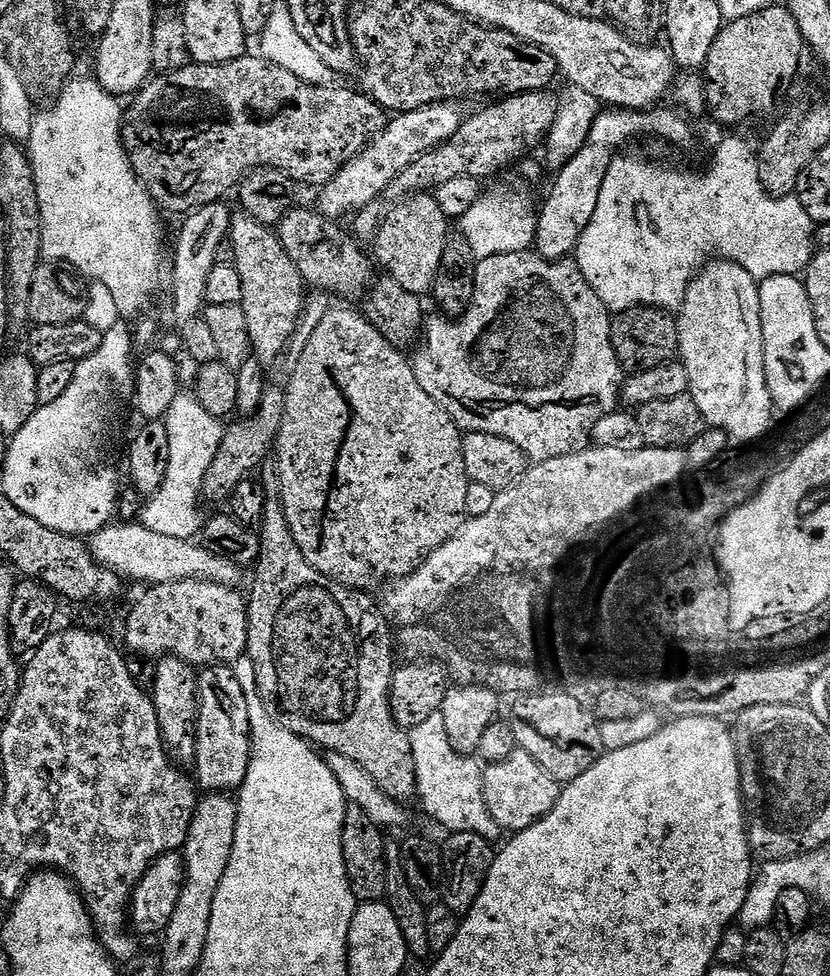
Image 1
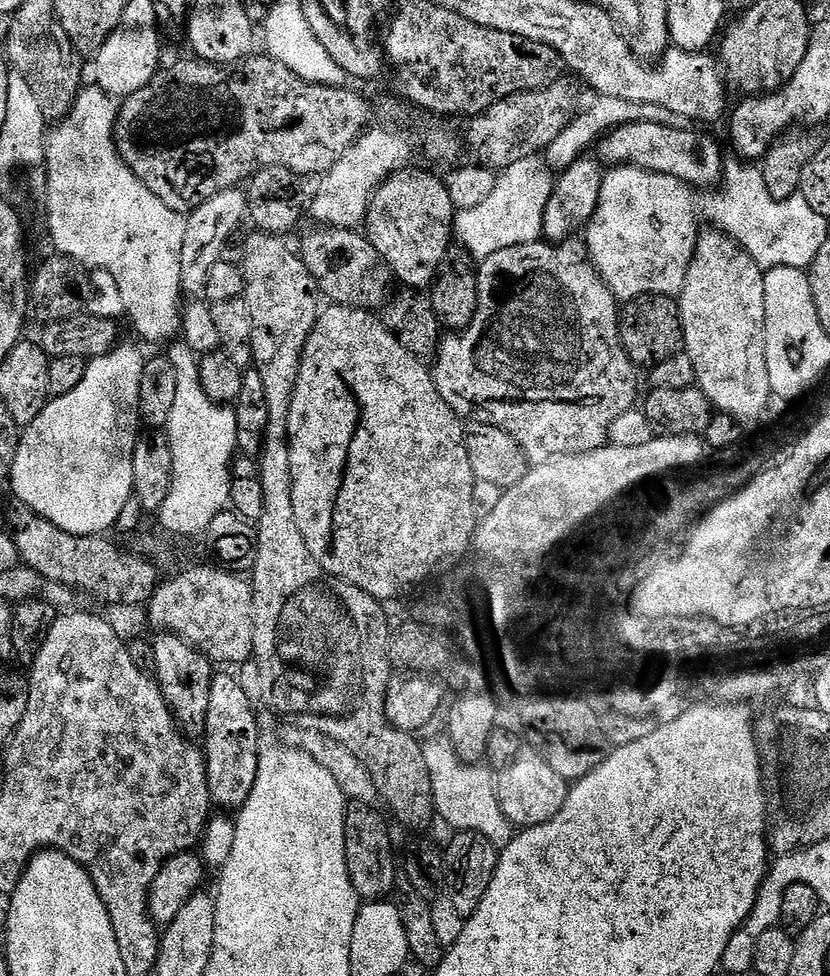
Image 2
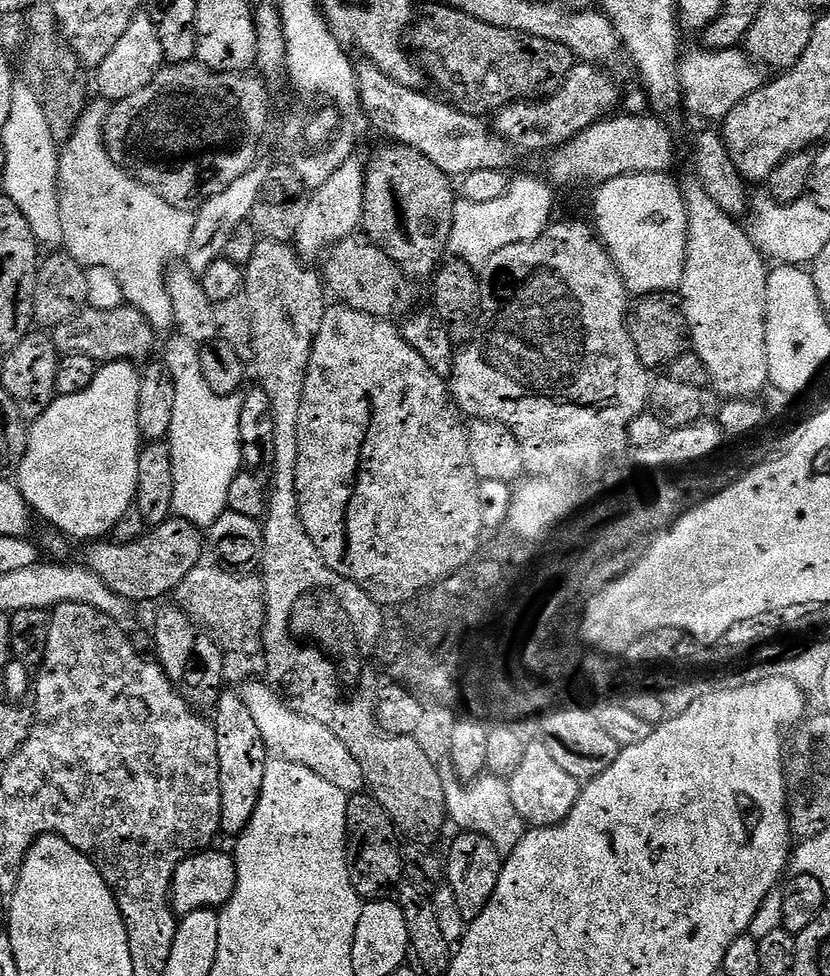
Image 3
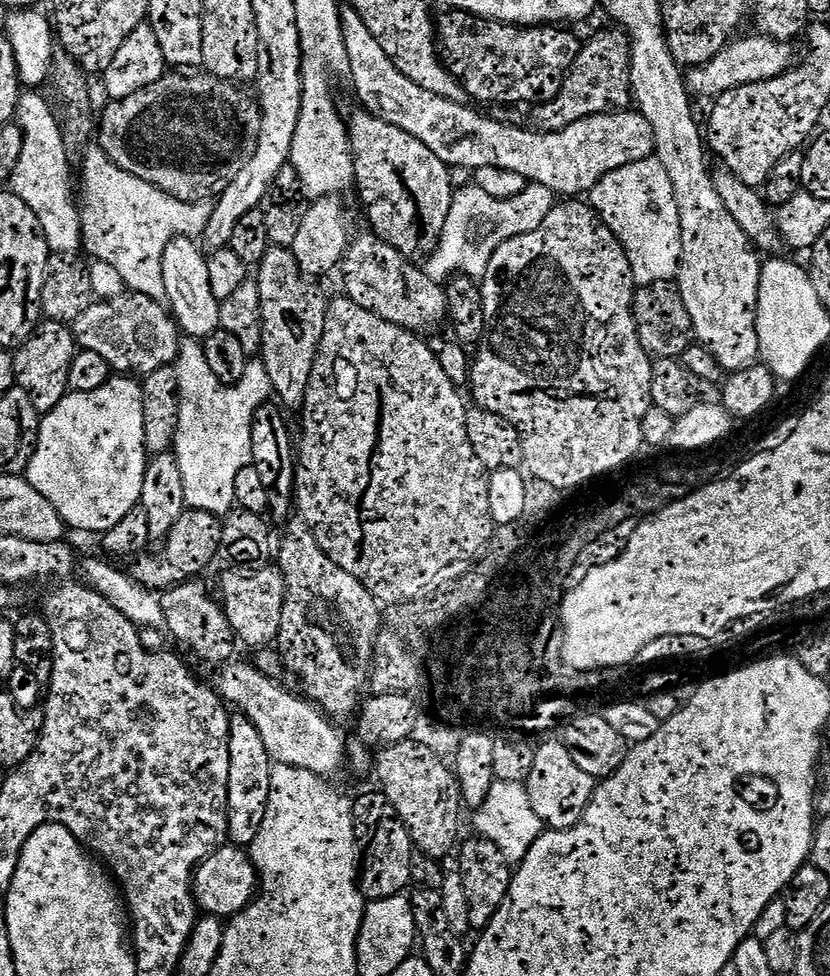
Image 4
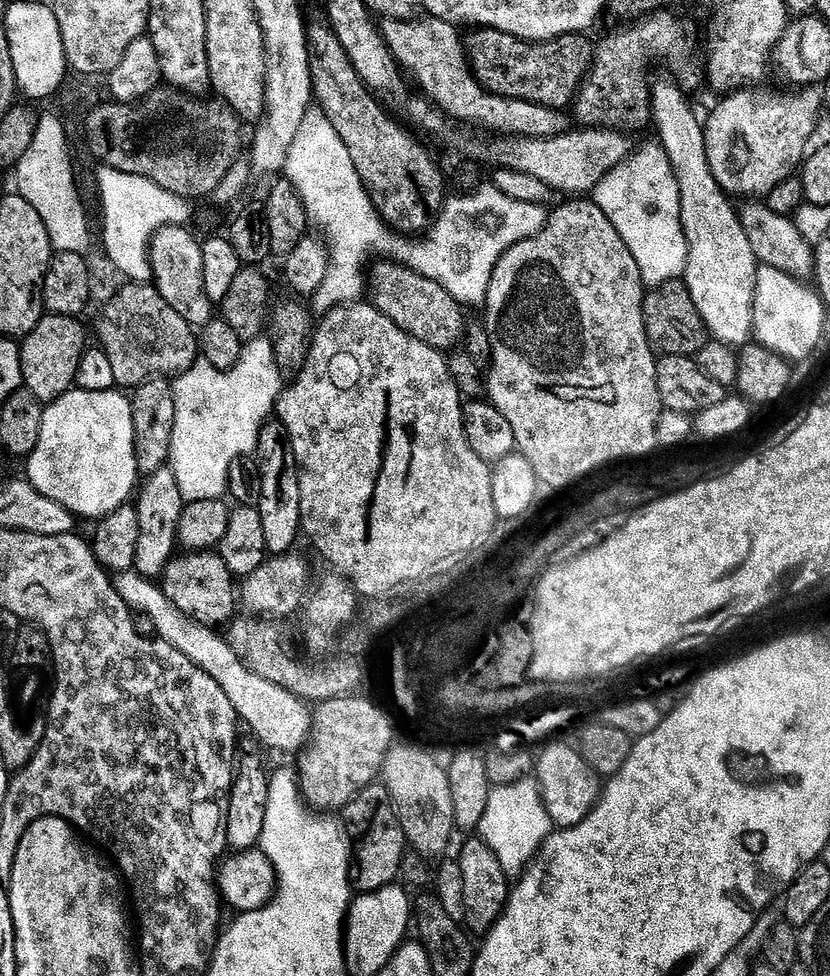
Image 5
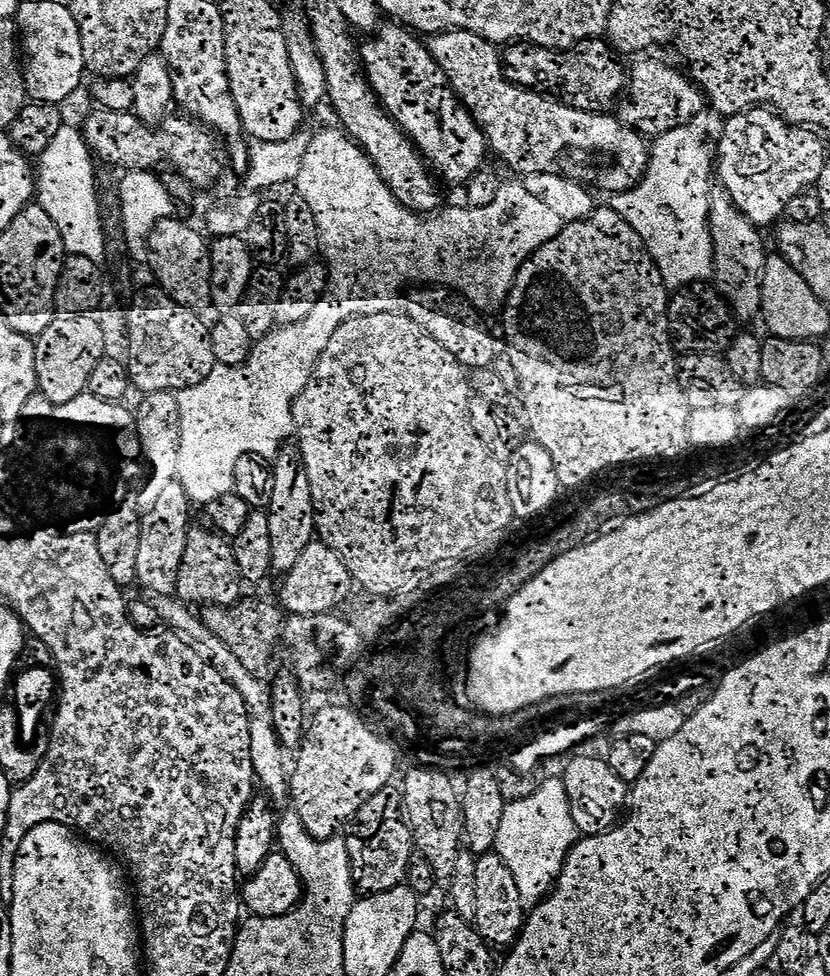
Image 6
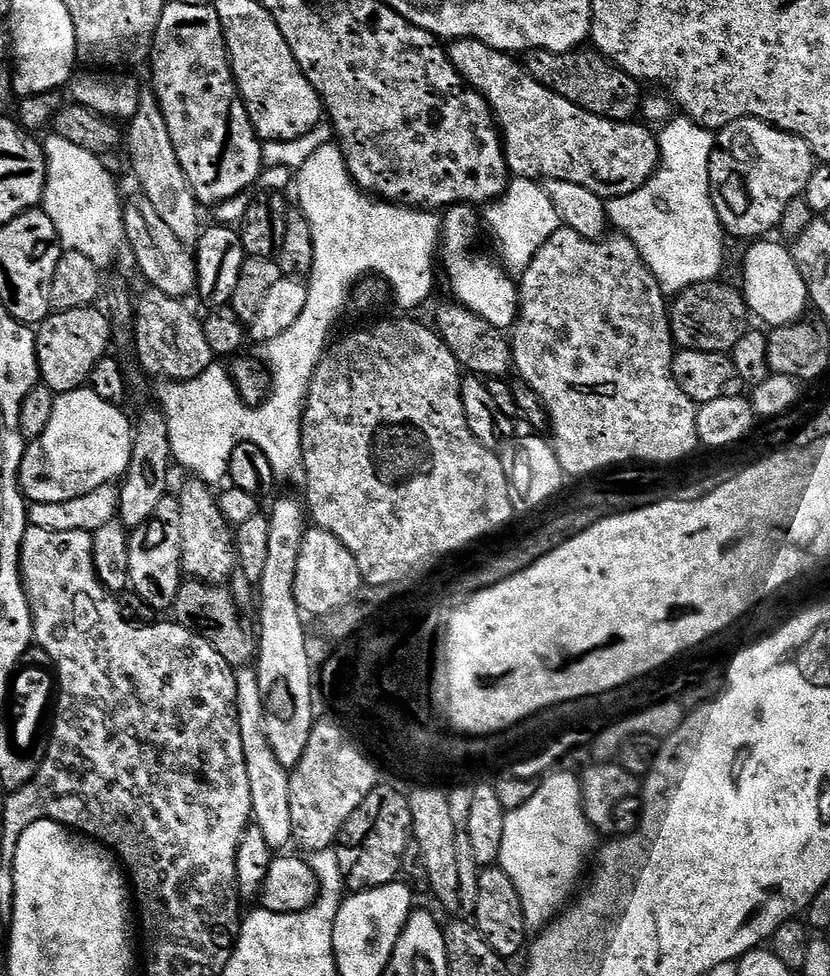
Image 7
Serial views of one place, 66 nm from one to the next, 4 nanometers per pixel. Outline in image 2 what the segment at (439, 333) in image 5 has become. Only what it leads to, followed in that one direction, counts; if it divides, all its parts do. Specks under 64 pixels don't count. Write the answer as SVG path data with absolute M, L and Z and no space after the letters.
M313 228L303 236L298 250L304 265L316 280L317 289L327 299L332 299L329 301L341 307L369 310L376 309L378 305L381 307L387 301L392 275L367 237L353 229Z

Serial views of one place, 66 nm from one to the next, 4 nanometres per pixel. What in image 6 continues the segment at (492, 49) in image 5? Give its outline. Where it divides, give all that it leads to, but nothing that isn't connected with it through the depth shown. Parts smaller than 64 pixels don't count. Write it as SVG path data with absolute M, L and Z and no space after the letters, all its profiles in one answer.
M601 37L588 38L577 53L547 45L516 42L509 45L502 57L505 79L520 88L533 90L556 98L570 106L588 111L603 111L613 107L617 98L625 91L628 76L618 72L612 74L615 55L609 43Z

